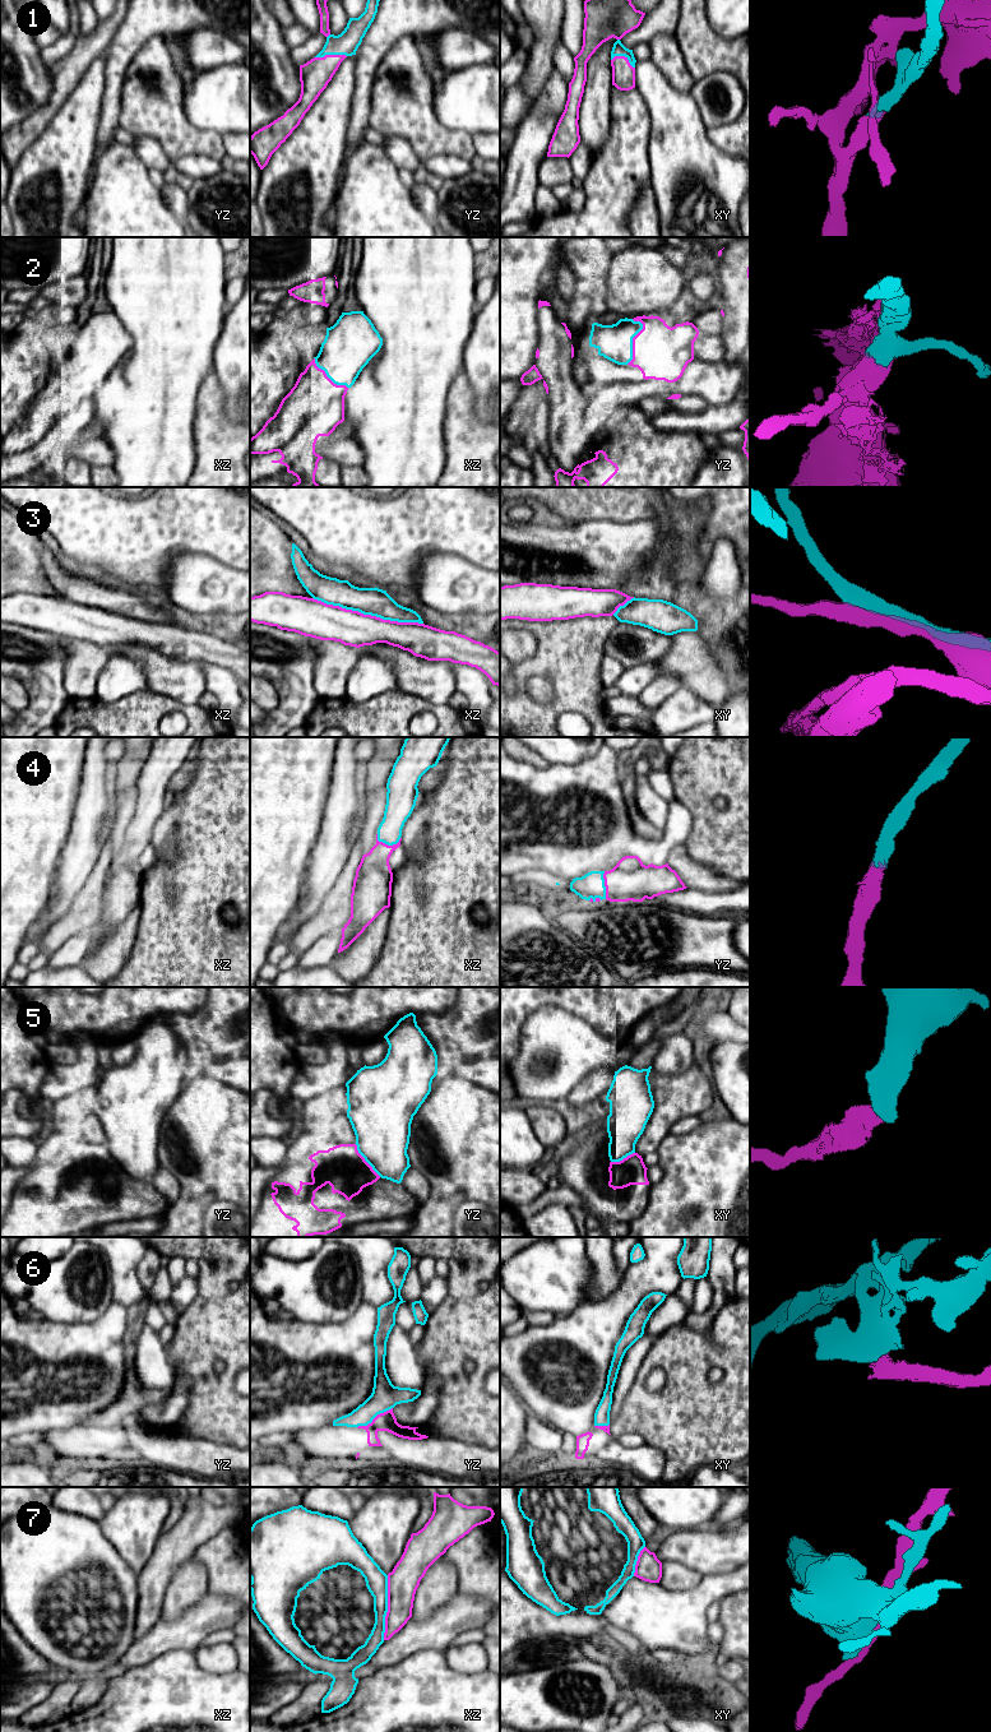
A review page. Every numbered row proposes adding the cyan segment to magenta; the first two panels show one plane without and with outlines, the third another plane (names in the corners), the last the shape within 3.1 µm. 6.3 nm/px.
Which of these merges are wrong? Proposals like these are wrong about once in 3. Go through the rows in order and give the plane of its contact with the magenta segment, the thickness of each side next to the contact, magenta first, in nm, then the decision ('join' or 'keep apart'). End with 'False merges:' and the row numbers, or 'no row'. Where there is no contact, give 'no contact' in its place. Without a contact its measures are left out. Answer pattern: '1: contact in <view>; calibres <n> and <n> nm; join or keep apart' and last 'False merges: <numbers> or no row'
1: contact in yz; calibres 190 and 150 nm; join
2: contact in yz; calibres 340 and 220 nm; join
3: contact in xz; calibres 220 and 180 nm; join
4: contact in xz; calibres 240 and 170 nm; join
5: contact in yz; calibres 280 and 360 nm; keep apart
6: contact in yz; calibres 120 and 170 nm; keep apart
7: contact in xz; calibres 190 and 140 nm; keep apart
False merges: 5, 6, 7

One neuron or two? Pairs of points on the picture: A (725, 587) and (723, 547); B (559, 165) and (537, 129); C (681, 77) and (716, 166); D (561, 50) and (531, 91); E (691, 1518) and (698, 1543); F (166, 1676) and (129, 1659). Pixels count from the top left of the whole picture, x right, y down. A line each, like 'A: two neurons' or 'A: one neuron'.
A: one neuron
B: two neurons
C: two neurons
D: two neurons
E: two neurons
F: two neurons

